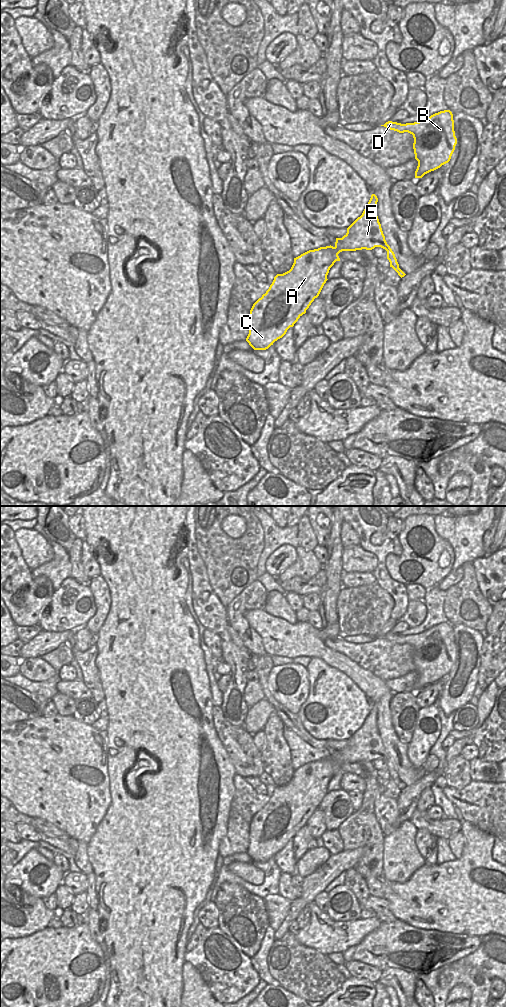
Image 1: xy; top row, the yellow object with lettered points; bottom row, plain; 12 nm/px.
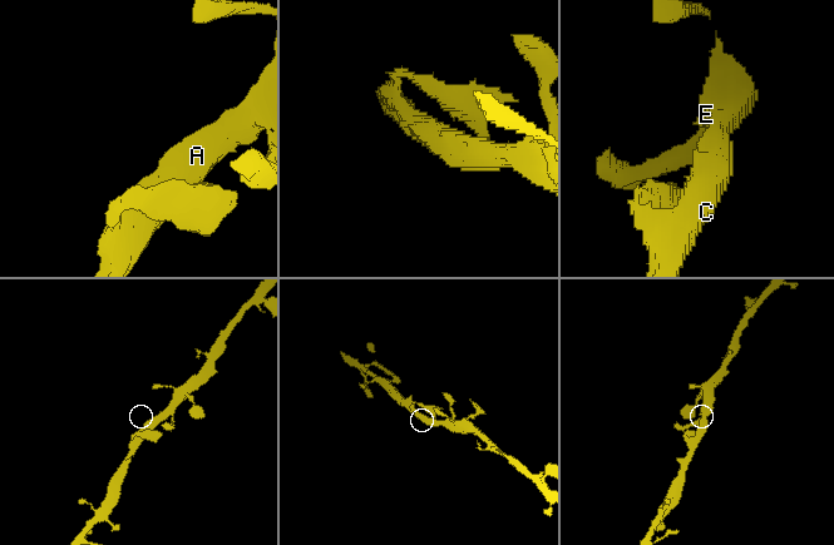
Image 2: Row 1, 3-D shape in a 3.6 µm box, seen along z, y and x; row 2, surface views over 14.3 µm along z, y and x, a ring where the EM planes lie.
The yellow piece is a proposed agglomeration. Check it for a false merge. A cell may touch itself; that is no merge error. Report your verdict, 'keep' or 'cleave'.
keep

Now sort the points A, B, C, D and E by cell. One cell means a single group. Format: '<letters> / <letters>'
A B C D E

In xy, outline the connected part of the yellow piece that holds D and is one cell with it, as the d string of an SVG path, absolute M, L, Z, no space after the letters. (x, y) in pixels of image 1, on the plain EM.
M450 622L440 623L419 634L401 636L388 633L381 638L413 647L413 661L418 673L415 690L422 690L448 675L457 656Z

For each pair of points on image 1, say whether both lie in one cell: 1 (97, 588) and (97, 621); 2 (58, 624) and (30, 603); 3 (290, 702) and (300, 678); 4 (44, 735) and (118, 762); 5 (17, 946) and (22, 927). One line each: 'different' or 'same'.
1: same
2: different
3: same
4: different
5: different

